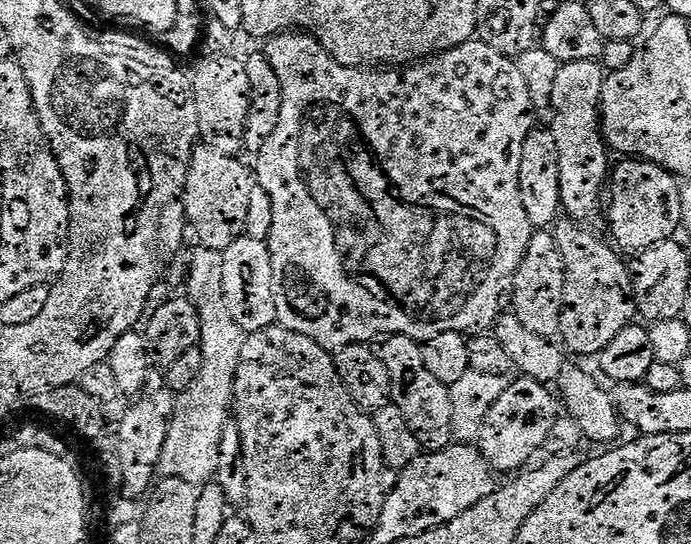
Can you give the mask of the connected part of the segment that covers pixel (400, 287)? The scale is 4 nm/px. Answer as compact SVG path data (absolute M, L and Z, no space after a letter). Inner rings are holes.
M284 30L267 41L266 59L280 83L281 108L280 119L267 137L268 145L260 156L258 184L272 199L272 237L267 237L266 243L272 256L272 269L279 283L284 283L284 293L279 293L276 306L276 315L283 327L306 334L306 338L317 340L329 350L337 350L363 340L379 341L390 336L420 338L425 332L425 337L431 338L443 332L484 332L492 323L492 327L497 323L504 295L512 279L521 275L533 247L534 229L526 214L520 171L524 143L534 130L534 101L523 67L517 61L515 64L507 60L495 43L487 44L480 39L470 39L457 48L445 48L439 54L391 70L342 66L313 36L300 30Z

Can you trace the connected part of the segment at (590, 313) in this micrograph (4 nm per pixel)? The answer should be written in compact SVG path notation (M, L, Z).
M564 218L555 225L556 248L561 260L564 262L564 272L568 275L568 289L564 291L564 320L560 323L560 332L564 340L580 356L592 356L603 348L615 345L621 339L620 331L632 320L632 280L624 269L621 253L607 239L599 240L595 231Z

